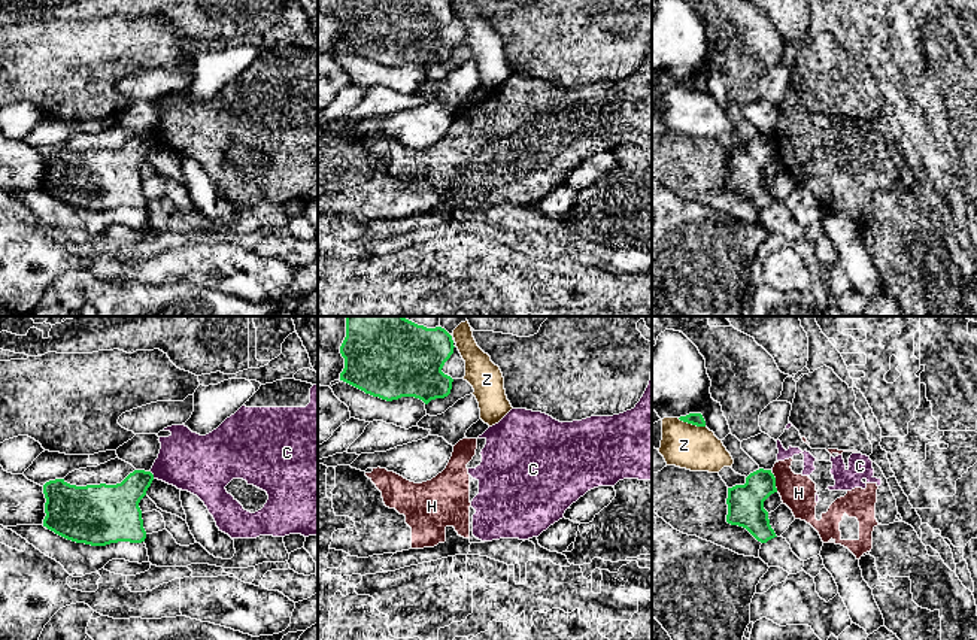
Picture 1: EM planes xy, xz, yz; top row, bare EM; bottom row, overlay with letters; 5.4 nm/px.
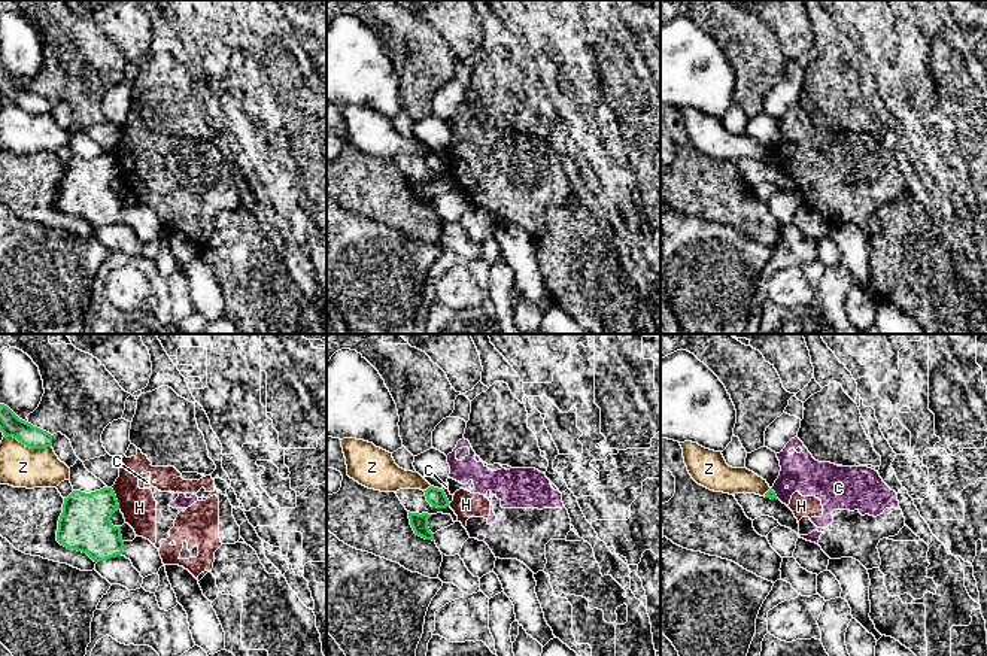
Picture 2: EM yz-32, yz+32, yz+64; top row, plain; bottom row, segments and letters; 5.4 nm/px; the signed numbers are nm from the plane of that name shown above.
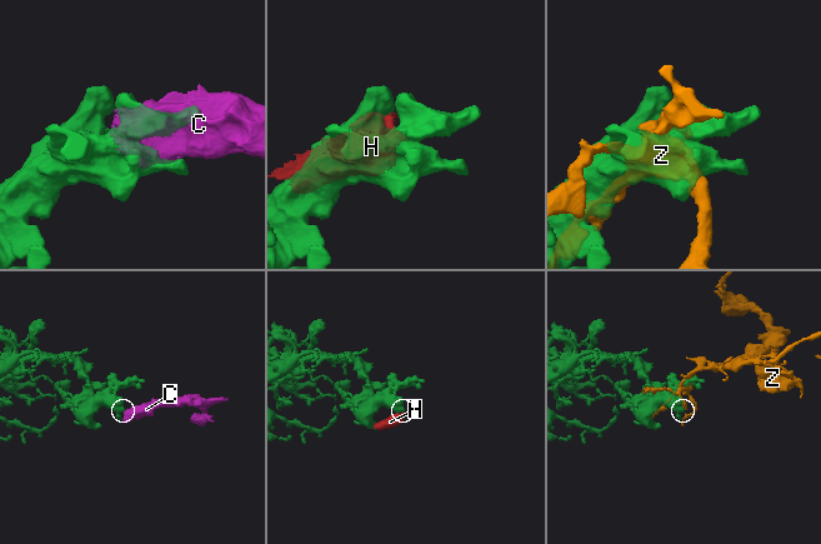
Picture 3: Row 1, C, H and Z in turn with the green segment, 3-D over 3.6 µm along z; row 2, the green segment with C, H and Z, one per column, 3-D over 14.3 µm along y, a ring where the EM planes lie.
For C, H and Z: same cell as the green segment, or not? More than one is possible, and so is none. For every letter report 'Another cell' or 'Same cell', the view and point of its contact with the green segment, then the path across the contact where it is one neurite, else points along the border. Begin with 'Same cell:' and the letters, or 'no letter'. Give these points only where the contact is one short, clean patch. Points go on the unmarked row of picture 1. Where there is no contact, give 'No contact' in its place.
Same cell: no letter
C: Another cell. Touches green at xy (152, 140). Boundary: xy (149, 137), (154, 143)
H: Another cell. Touches green at yz (774, 148)
Z: Another cell. Touches green at yz (691, 88)

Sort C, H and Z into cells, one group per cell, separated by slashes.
C H / Z

